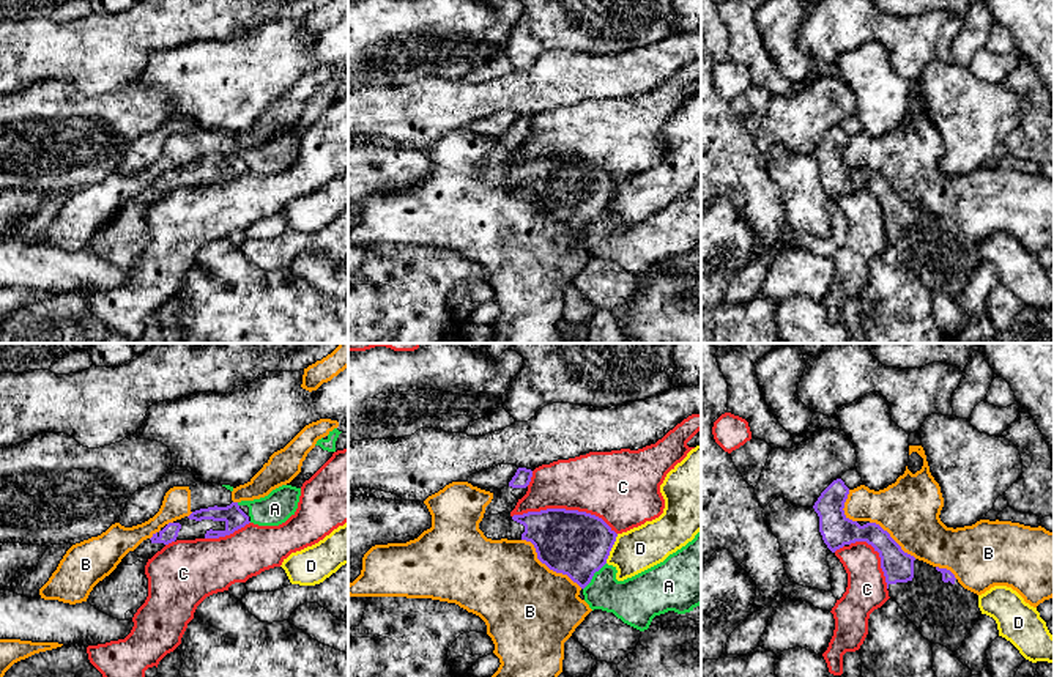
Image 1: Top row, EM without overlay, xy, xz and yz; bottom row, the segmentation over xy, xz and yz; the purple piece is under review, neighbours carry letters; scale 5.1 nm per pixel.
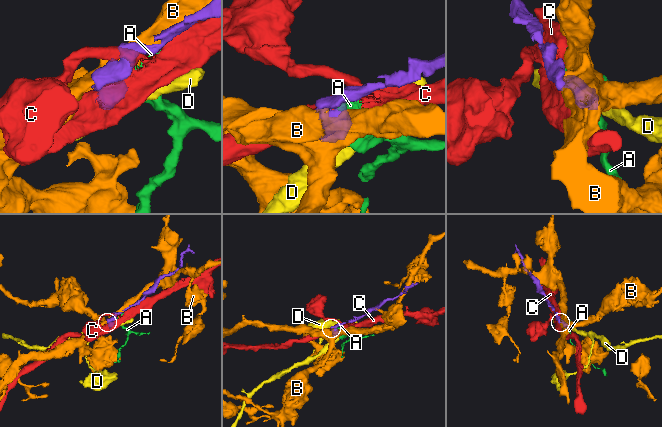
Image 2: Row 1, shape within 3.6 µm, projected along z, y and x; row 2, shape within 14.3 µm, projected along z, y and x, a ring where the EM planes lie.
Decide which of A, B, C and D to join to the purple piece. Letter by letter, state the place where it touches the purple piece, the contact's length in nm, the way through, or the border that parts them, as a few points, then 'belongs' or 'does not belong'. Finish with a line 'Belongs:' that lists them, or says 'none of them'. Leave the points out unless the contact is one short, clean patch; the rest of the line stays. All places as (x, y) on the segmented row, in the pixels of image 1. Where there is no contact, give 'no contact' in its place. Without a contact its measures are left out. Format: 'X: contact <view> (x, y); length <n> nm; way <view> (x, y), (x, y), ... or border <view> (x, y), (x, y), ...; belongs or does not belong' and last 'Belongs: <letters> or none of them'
A: contact xz (593, 575); length 180 nm; border xz (605, 562), (583, 589); does not belong
B: contact xz (549, 567); length 400 nm; does not belong
C: contact xz (564, 509); length 550 nm; does not belong
D: contact xz (612, 547); length 170 nm; border xz (618, 534), (605, 562); does not belong
Belongs: none of them

